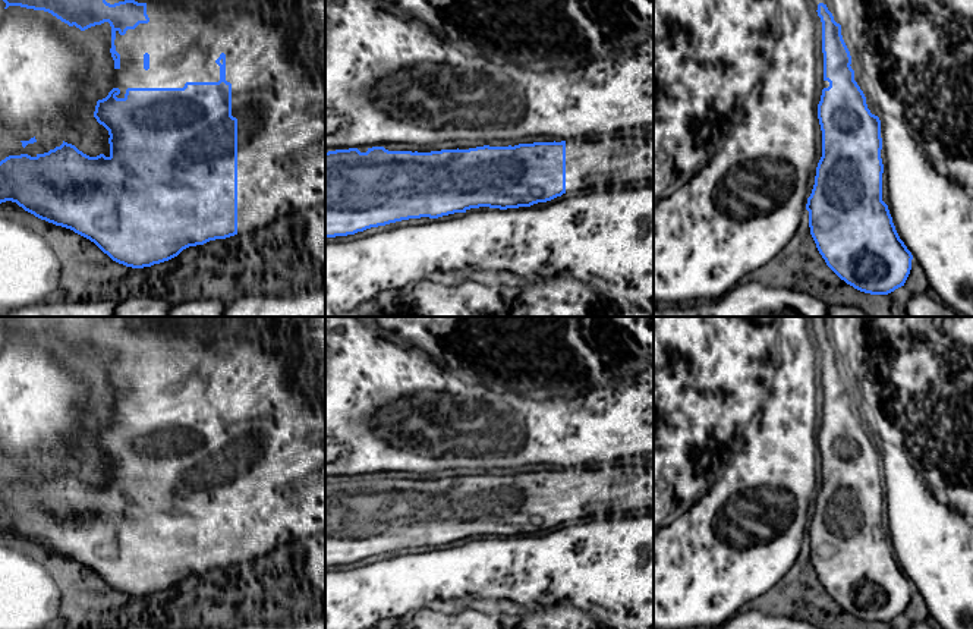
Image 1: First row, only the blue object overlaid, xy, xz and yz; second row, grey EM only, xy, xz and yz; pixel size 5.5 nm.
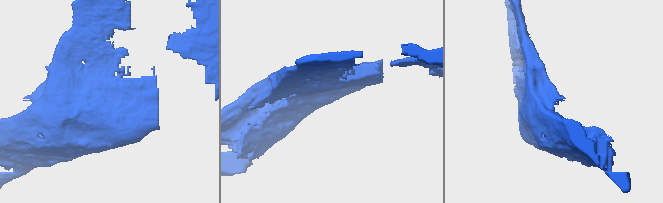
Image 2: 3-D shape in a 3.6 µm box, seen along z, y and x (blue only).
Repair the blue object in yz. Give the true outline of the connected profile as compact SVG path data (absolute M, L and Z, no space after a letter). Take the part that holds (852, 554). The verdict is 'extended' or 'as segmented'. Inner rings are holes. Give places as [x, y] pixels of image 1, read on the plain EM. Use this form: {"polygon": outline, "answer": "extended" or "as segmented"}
{"polygon": "M819 331L816 340L822 350L824 409L828 409L829 415L822 418L818 433L822 485L818 491L815 513L806 532L810 563L826 594L841 608L865 622L888 623L904 614L911 598L913 584L900 567L888 534L882 529L881 449L870 441L866 425L854 409L854 399L850 394L851 384L843 368L841 353L834 349L826 333Z", "answer": "as segmented"}

